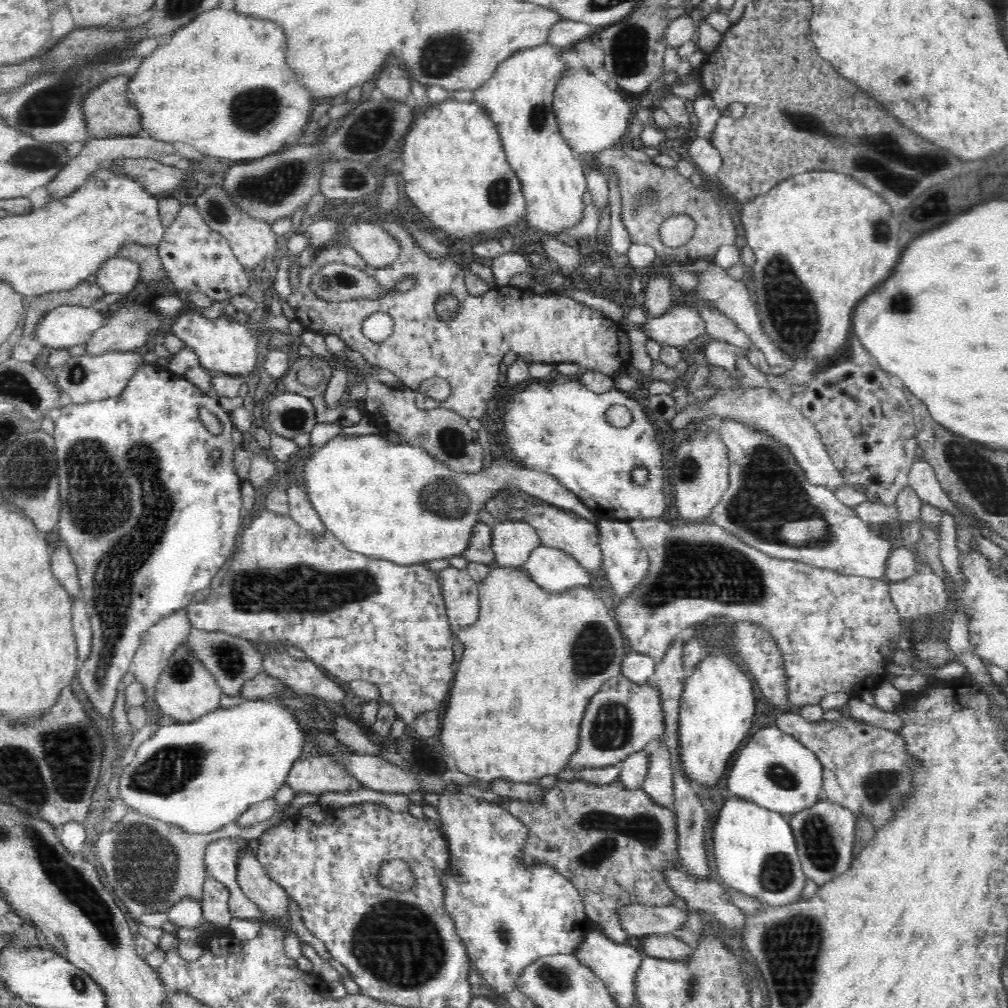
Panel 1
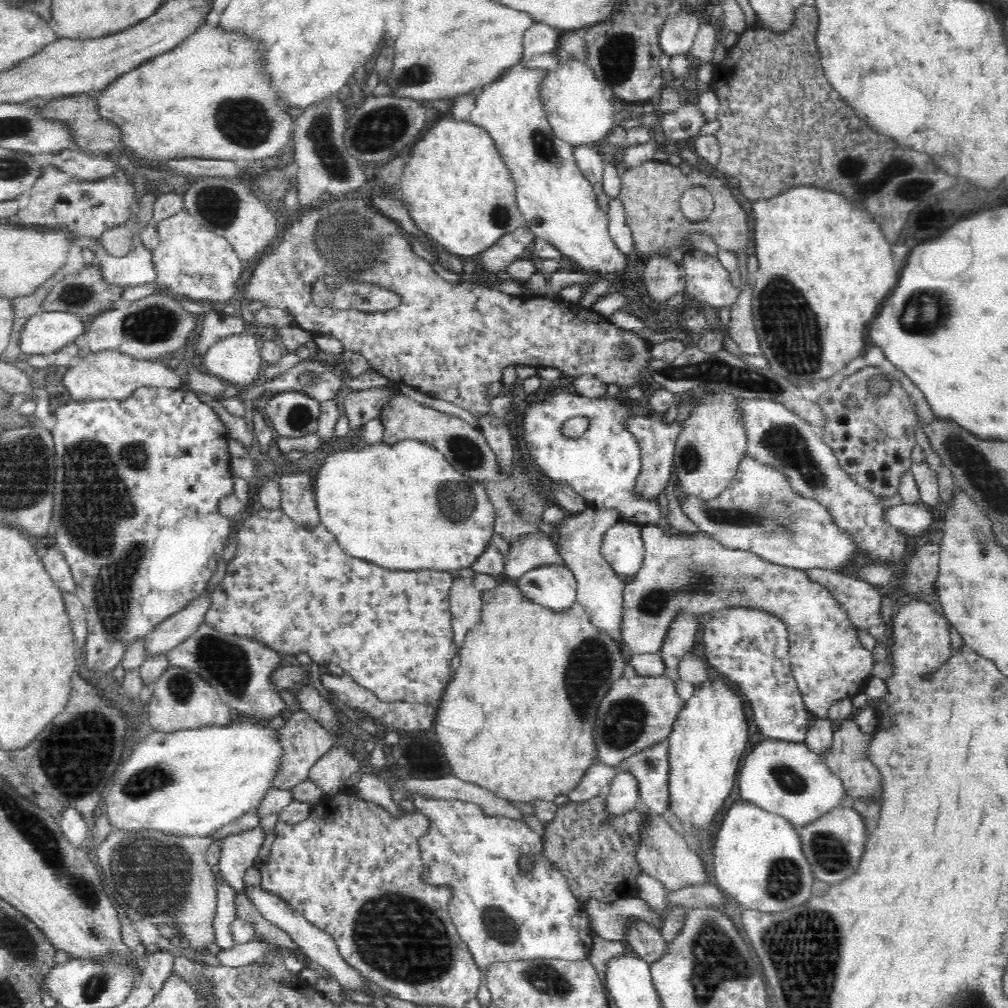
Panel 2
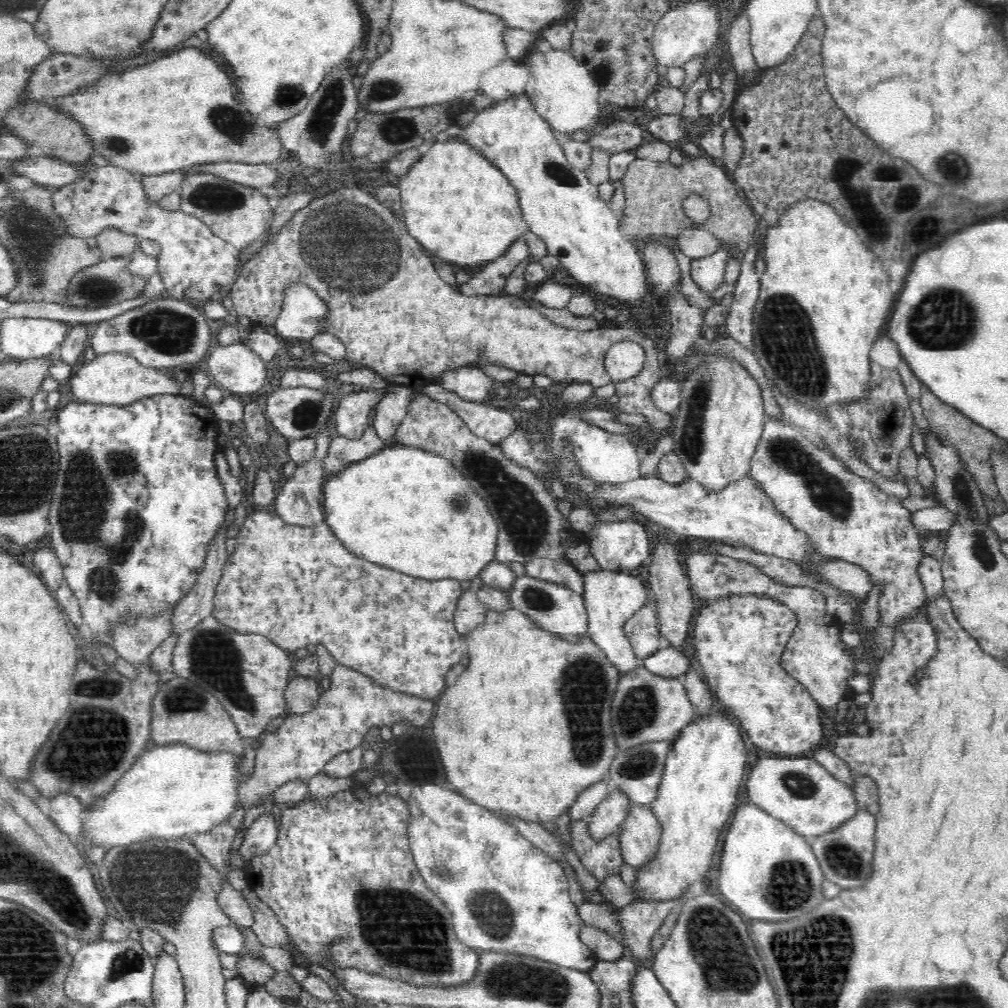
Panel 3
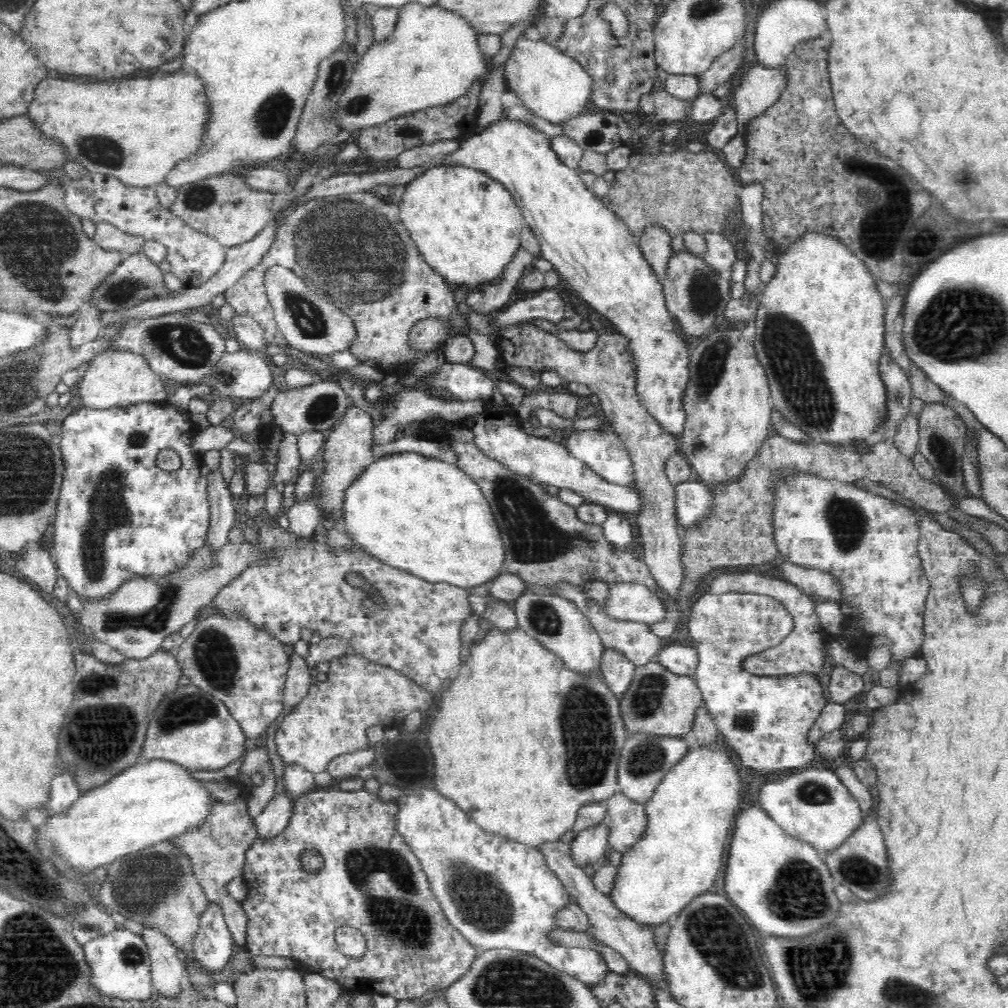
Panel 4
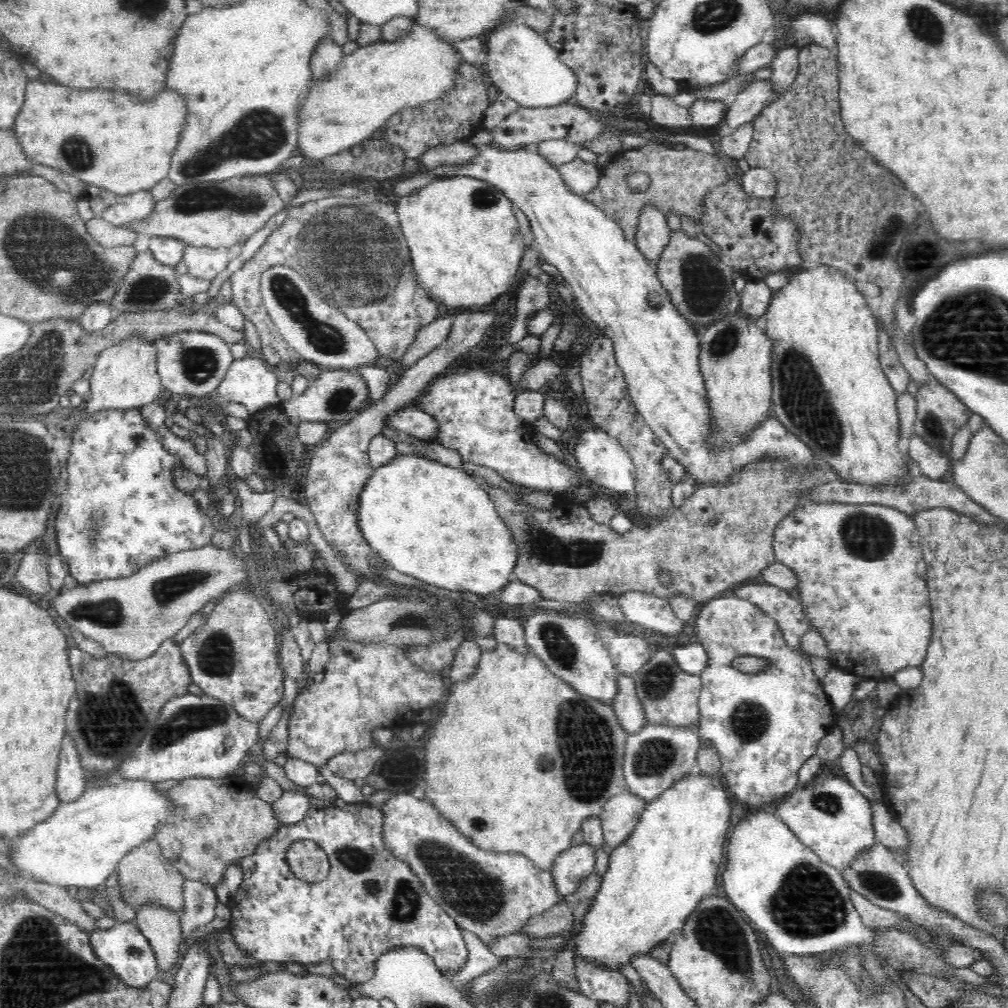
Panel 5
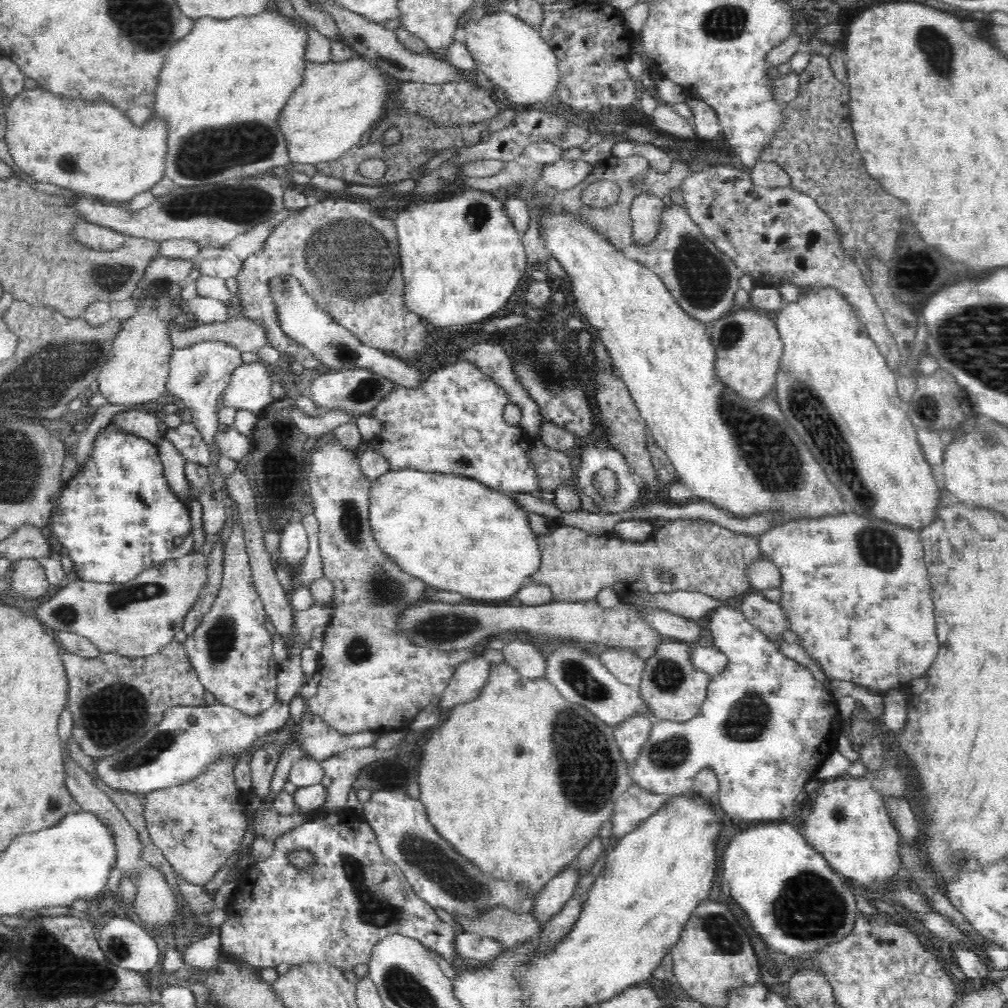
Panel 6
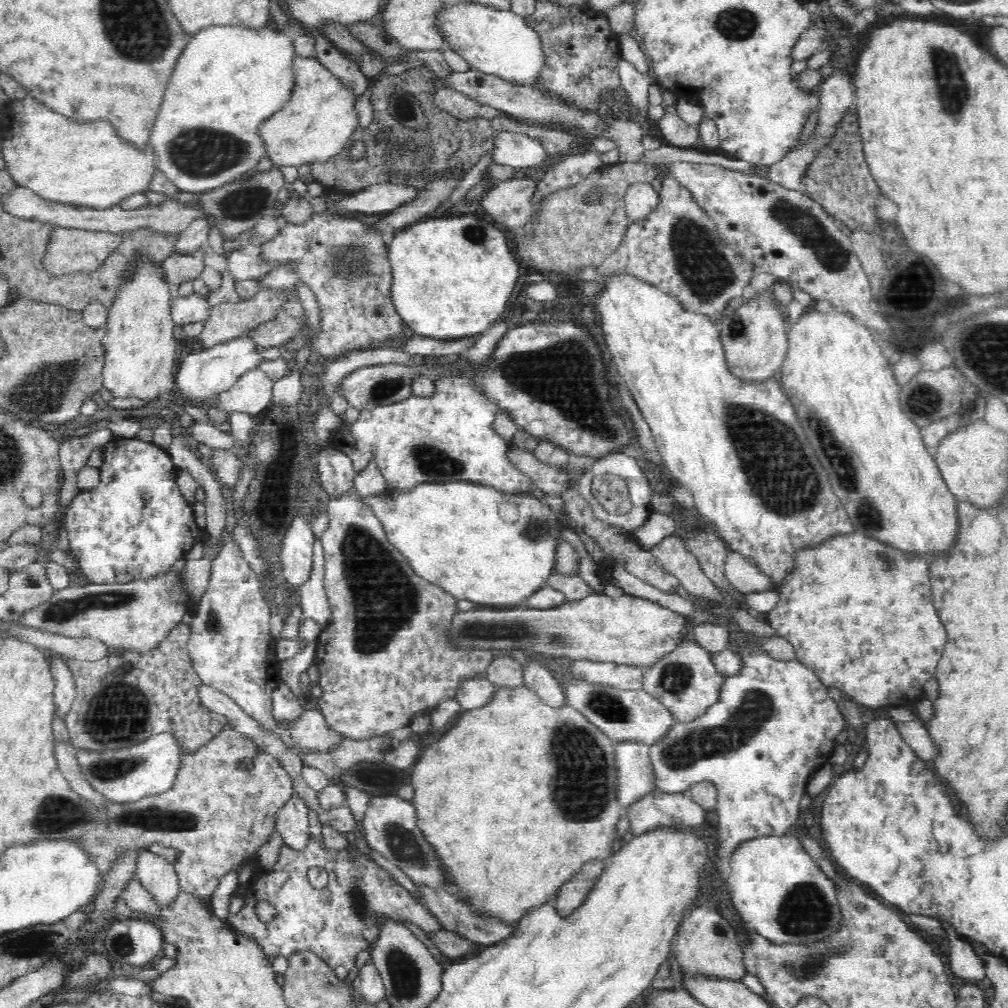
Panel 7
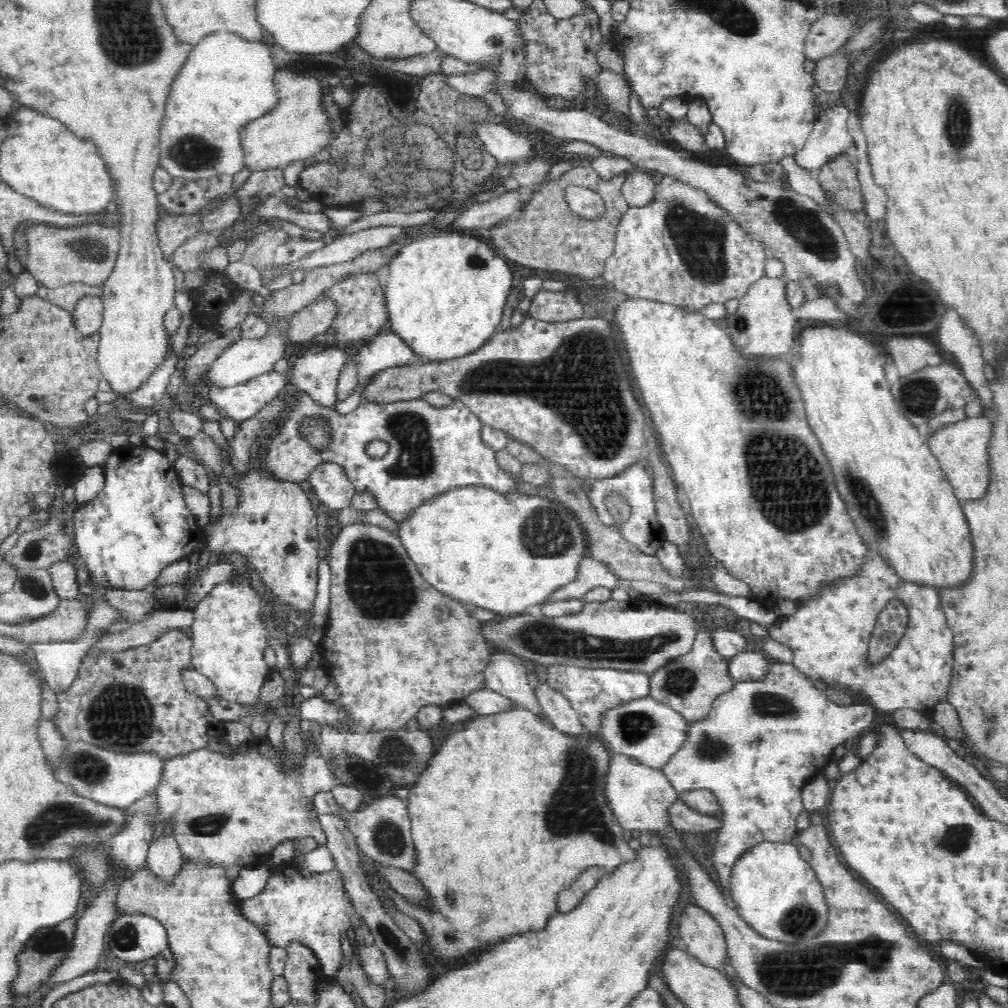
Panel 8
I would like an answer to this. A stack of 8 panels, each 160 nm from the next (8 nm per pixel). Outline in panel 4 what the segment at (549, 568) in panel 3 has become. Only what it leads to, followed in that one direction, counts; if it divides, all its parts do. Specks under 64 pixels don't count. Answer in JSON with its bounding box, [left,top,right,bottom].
[554,586,662,665]

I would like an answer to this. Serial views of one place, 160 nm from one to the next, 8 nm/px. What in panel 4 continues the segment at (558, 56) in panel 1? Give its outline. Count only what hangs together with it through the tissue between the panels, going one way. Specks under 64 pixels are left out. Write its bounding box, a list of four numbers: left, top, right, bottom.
[316,118,691,442]

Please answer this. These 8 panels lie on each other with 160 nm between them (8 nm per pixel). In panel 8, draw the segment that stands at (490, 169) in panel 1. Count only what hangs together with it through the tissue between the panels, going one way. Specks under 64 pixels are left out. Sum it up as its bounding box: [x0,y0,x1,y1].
[384,231,512,363]

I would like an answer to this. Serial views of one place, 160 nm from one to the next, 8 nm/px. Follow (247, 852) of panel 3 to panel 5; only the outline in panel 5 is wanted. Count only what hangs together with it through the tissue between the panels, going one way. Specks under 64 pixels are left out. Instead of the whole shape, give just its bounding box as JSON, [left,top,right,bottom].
[274,786,312,825]

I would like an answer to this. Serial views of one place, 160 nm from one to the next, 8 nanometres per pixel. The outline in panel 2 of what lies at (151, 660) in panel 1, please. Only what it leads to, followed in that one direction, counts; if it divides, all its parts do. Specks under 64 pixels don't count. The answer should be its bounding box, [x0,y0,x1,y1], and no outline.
[145,590,212,656]

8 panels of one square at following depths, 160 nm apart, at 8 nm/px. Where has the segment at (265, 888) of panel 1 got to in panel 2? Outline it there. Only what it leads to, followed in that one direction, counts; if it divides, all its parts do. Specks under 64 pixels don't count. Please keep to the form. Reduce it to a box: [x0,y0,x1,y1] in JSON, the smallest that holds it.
[243,885,369,991]

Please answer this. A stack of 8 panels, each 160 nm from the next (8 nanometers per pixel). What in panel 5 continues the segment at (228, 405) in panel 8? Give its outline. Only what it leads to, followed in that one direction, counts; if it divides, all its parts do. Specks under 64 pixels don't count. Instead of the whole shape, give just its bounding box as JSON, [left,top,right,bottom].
[217,356,279,413]

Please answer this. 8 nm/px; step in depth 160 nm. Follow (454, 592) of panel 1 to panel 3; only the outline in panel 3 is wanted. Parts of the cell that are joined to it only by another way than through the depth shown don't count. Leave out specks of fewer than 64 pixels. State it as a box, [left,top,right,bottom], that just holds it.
[453,592,488,636]

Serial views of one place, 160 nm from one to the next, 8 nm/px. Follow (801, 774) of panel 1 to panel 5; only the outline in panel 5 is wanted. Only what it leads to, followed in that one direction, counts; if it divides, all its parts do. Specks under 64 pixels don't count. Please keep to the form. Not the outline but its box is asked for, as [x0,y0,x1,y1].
[775,776,877,872]

